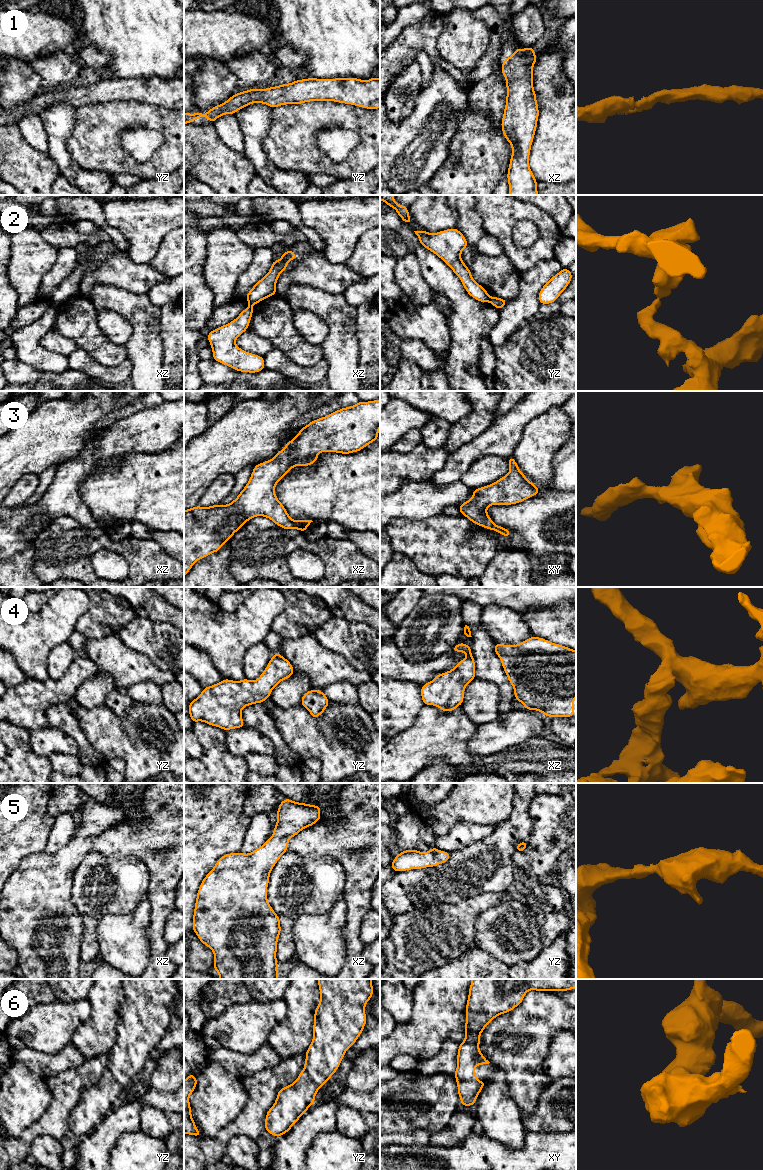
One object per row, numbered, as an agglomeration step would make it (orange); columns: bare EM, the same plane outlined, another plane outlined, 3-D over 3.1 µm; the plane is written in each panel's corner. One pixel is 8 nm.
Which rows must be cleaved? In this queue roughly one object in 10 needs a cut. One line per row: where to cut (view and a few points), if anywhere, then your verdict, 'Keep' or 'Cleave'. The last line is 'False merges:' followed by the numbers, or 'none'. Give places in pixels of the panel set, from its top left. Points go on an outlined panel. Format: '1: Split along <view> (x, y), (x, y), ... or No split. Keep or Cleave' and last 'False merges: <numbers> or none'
1: No split. Keep
2: Split along yz (491, 297), (488, 301). Cleave
3: No split. Keep
4: No split. Keep
5: No split. Keep
6: No split. Keep
False merges: 2

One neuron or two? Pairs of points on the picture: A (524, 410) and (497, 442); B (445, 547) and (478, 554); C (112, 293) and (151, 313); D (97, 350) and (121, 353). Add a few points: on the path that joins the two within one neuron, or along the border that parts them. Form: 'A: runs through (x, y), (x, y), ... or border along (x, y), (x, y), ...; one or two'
A: runs through (517, 418), (504, 434); one
B: runs through (453, 547), (463, 551), (470, 551); one
C: runs through (122, 301), (135, 307), (141, 313); one
D: runs through (103, 351), (115, 353); one

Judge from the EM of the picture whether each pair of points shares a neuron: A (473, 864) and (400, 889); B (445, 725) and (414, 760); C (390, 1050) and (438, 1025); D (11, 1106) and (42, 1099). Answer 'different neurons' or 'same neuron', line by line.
A: same neuron
B: same neuron
C: same neuron
D: same neuron

